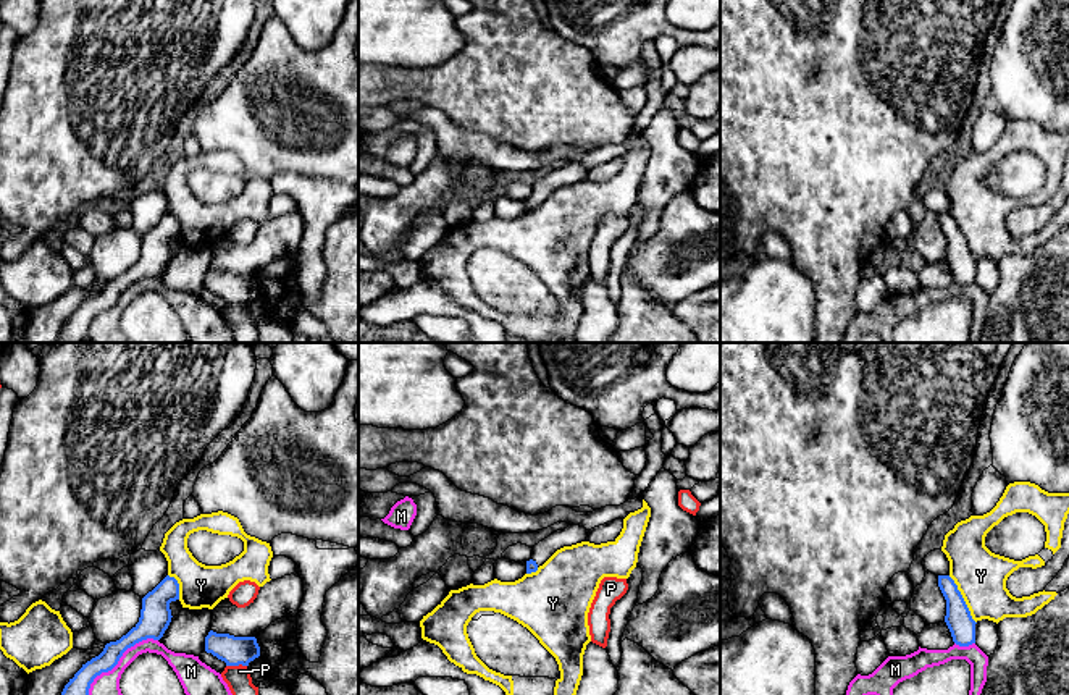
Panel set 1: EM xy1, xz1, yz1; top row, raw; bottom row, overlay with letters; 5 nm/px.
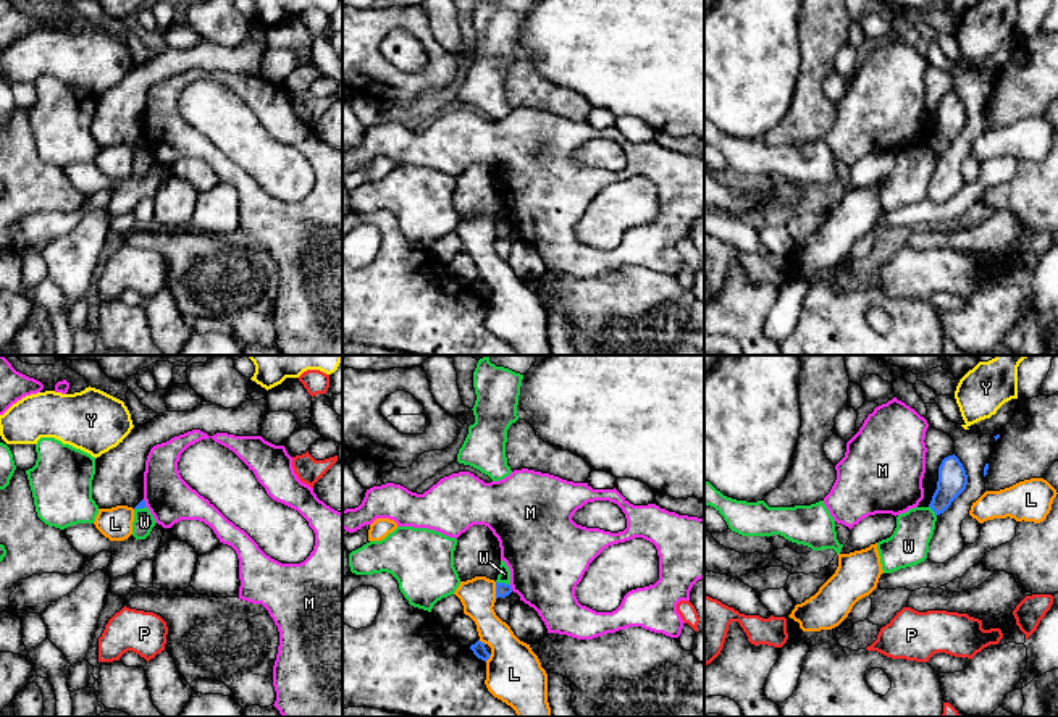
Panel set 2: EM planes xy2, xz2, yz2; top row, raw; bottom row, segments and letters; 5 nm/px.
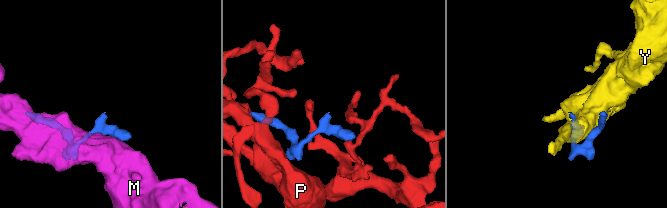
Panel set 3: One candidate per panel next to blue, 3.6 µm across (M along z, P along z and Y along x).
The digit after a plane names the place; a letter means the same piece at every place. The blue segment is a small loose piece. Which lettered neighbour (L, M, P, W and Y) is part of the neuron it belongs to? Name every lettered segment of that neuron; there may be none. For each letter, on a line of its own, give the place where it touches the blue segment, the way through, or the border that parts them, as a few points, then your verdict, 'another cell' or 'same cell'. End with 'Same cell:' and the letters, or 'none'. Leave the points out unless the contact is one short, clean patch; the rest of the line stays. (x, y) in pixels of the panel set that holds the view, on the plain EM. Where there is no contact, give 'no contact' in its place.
L: xz2 (496, 228) | along xz2 (495, 220), (496, 236) | another cell
M: xy1 (115, 303) | another cell
P: xy1 (236, 303) | another cell
W: xz2 (503, 222) | along xz2 (496, 218), (509, 223) | another cell
Y: yz1 (963, 238) | another cell
Same cell: none

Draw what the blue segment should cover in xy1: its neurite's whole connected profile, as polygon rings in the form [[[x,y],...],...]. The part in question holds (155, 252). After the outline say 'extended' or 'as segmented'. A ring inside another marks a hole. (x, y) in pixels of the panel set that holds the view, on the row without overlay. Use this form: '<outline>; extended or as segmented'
[[[166,213],[142,236],[139,260],[119,278],[105,283],[103,289],[82,302],[61,330],[60,343],[89,343],[89,326],[97,314],[111,309],[123,291],[136,281],[160,278],[171,260],[170,241],[179,238],[179,221]]]; as segmented

